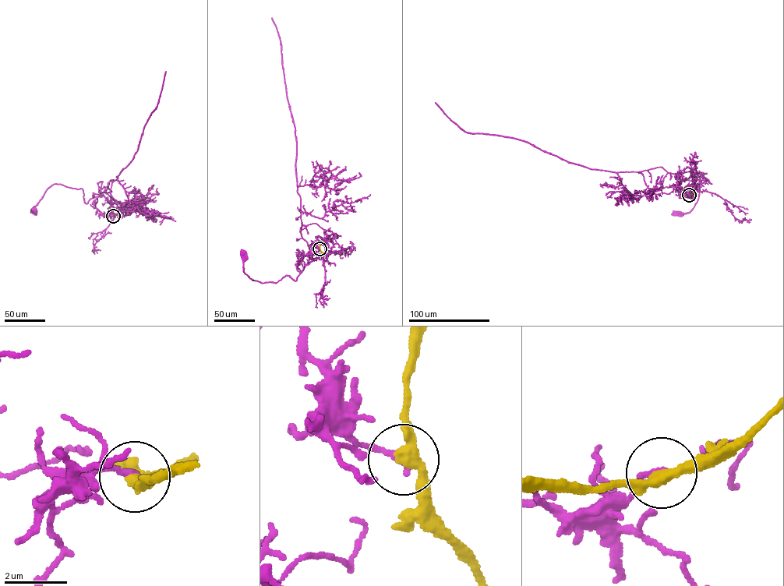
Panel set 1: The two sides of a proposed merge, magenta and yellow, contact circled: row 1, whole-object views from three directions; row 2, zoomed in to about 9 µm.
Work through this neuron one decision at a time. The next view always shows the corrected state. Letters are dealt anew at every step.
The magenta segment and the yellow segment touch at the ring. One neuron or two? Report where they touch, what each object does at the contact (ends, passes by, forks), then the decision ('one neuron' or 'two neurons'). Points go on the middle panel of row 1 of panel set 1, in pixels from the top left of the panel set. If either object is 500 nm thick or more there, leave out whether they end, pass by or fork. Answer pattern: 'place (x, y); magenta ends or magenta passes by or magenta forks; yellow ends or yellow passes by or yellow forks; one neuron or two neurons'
place (319, 248); magenta ends; yellow passes by; two neurons

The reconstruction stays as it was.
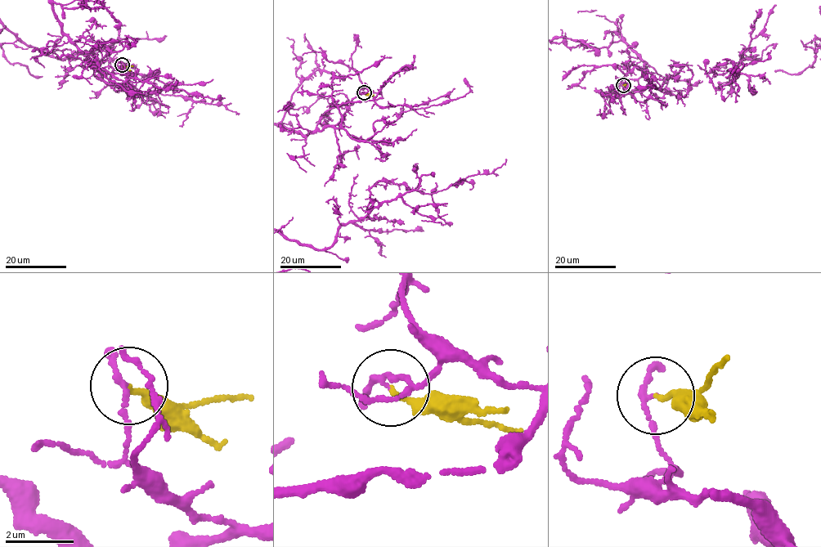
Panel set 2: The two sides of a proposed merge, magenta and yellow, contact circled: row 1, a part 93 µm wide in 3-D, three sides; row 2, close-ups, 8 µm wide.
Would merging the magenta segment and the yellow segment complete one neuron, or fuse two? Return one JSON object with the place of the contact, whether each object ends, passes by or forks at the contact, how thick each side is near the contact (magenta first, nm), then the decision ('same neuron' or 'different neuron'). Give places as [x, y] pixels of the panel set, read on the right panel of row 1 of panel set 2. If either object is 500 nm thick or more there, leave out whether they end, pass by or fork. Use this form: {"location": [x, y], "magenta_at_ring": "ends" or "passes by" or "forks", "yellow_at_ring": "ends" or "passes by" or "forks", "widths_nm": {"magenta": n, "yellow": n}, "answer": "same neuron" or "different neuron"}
{"location": [623, 85], "magenta_at_ring": "passes by", "yellow_at_ring": "ends", "widths_nm": {"magenta": 130, "yellow": 190}, "answer": "different neuron"}

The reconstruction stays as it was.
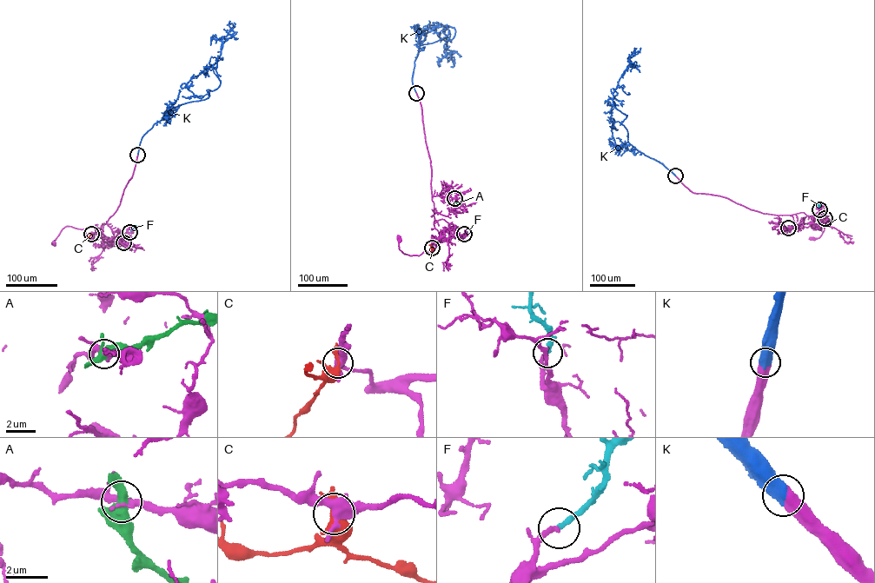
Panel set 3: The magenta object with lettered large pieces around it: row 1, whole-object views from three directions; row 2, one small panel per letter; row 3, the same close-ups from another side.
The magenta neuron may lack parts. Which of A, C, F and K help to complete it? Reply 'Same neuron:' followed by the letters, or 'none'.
Same neuron: F, K

